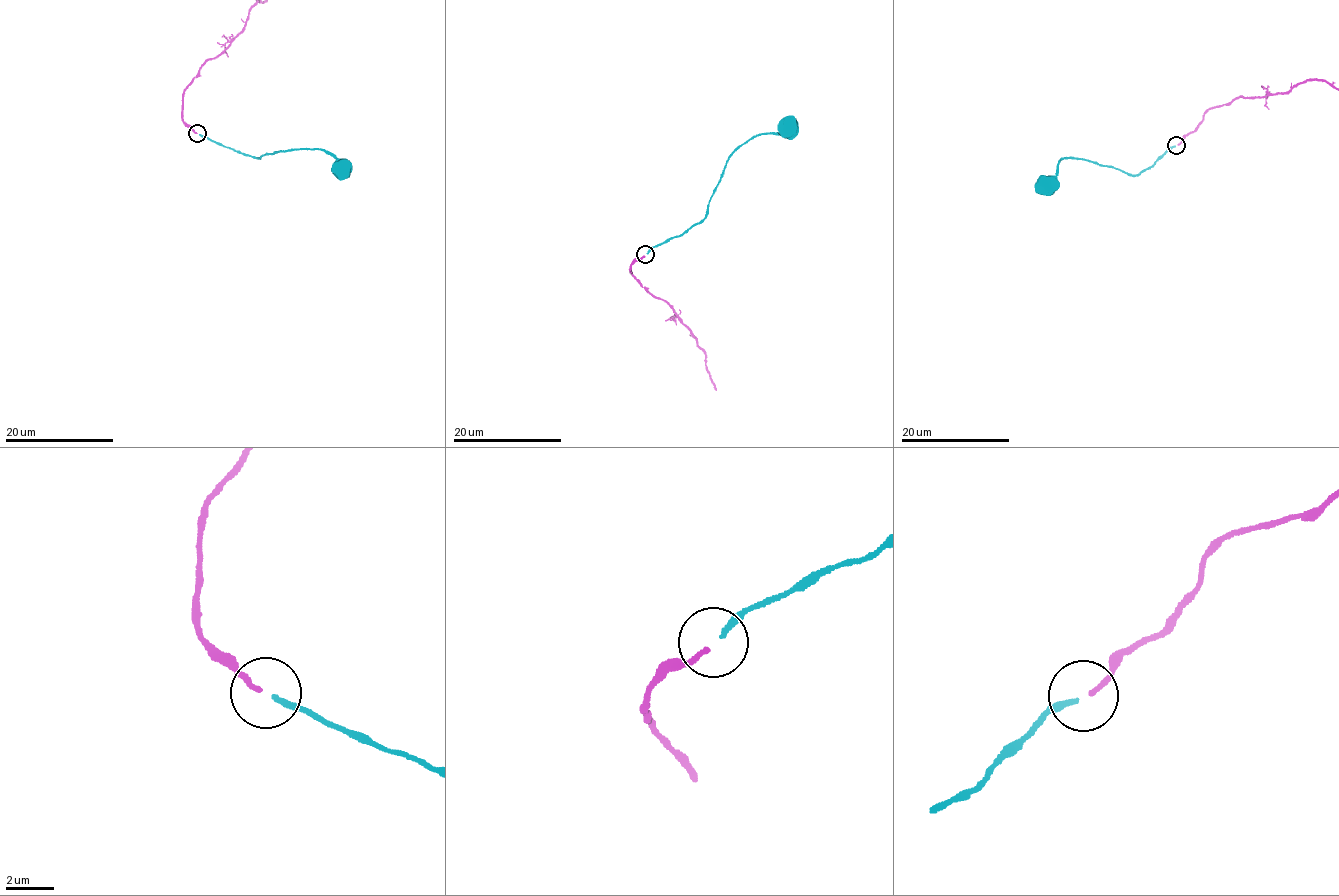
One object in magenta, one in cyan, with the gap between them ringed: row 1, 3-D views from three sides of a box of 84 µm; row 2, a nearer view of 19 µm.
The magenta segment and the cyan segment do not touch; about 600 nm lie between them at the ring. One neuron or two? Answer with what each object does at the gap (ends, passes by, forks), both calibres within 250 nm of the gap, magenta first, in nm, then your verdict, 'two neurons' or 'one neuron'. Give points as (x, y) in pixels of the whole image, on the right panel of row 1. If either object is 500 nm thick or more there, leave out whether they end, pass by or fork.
magenta ends | cyan ends | 200/240 nm | one neuron

